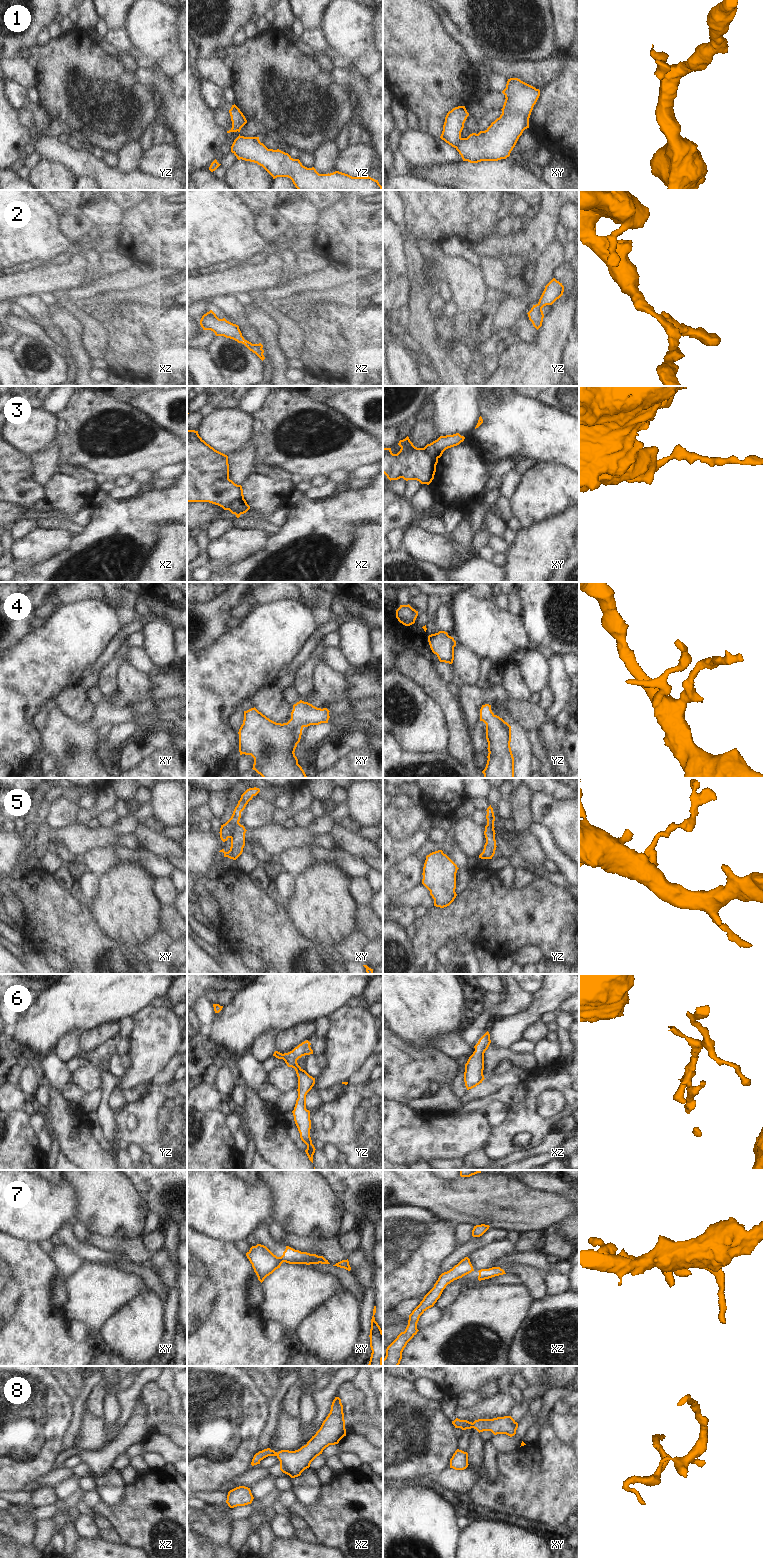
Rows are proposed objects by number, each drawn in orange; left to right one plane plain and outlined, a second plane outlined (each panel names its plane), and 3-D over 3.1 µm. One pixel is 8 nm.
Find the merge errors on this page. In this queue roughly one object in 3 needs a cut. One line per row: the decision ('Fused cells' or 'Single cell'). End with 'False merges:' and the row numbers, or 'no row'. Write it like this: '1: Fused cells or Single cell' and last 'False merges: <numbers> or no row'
1: Fused cells
2: Fused cells
3: Fused cells
4: Single cell
5: Fused cells
6: Single cell
7: Fused cells
8: Single cell
False merges: 1, 2, 3, 5, 7

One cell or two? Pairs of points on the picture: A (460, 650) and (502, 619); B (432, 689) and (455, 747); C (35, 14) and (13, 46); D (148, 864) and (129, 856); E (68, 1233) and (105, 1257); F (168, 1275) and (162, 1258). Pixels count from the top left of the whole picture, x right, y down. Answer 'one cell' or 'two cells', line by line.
A: two cells
B: one cell
C: one cell
D: one cell
E: one cell
F: one cell

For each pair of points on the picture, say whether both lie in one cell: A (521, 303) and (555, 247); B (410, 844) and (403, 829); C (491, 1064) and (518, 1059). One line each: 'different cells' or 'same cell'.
A: same cell
B: different cells
C: same cell

